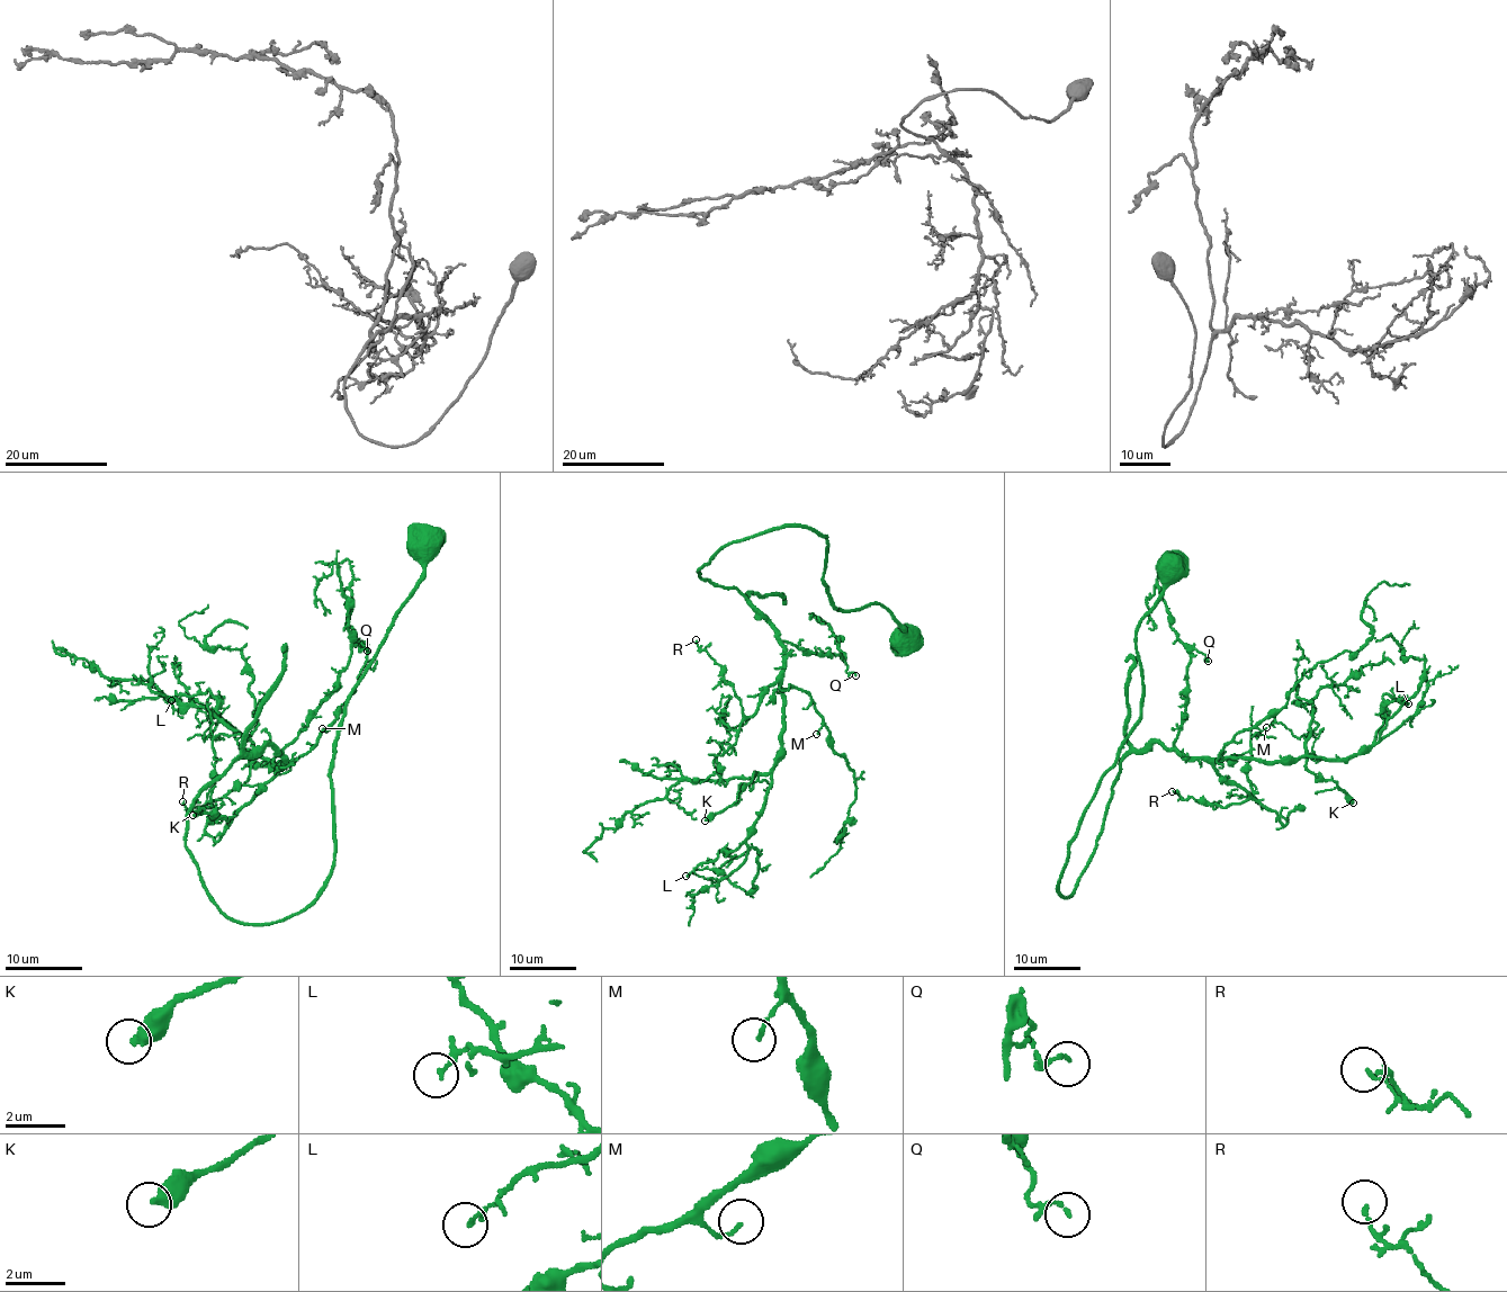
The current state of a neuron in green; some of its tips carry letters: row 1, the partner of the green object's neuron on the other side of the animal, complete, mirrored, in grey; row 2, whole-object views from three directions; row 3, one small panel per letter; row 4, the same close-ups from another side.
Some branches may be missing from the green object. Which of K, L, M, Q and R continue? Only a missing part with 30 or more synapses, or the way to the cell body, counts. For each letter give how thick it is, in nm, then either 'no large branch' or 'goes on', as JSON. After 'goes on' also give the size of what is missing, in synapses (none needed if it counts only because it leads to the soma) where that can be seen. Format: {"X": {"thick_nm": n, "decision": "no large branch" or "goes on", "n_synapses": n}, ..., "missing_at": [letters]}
{"K": {"thick_nm": 500, "decision": "no large branch"}, "L": {"thick_nm": 120, "decision": "no large branch"}, "M": {"thick_nm": 130, "decision": "no large branch"}, "Q": {"thick_nm": 110, "decision": "no large branch"}, "R": {"thick_nm": 120, "decision": "no large branch"}, "missing_at": []}

